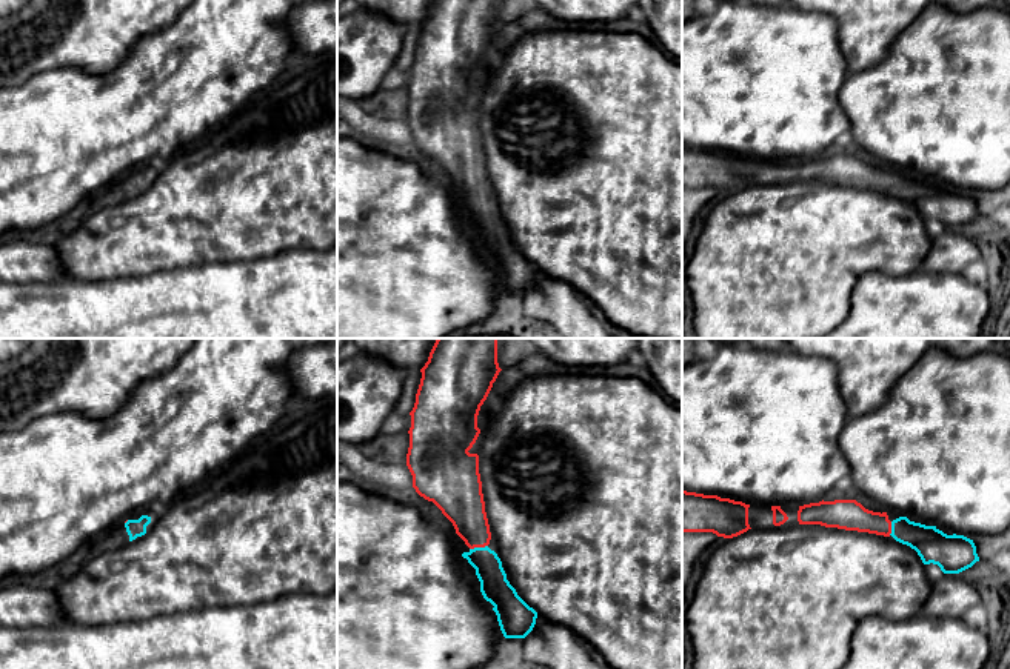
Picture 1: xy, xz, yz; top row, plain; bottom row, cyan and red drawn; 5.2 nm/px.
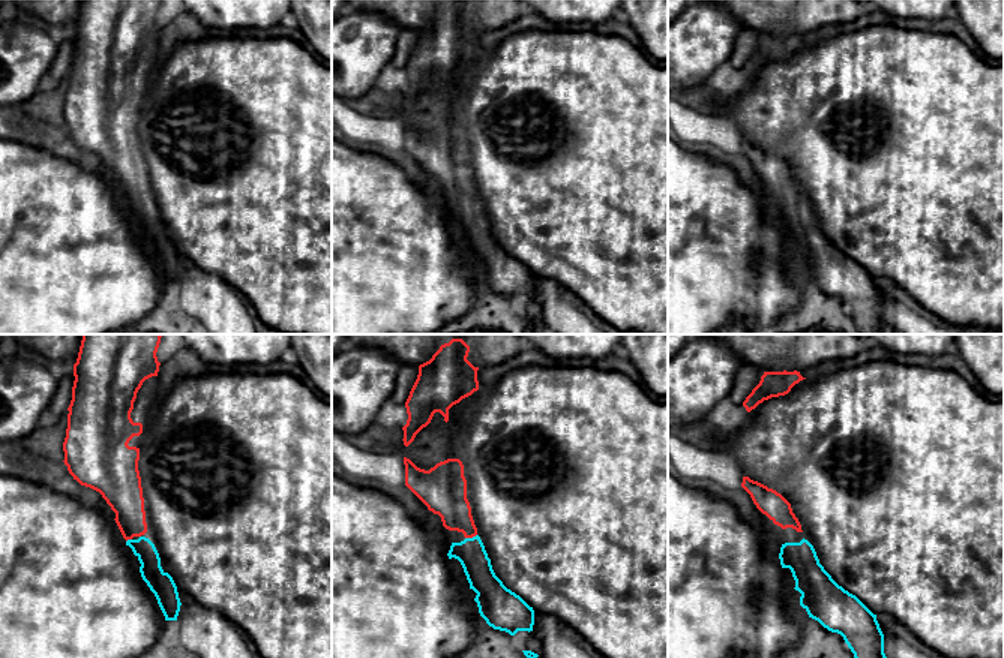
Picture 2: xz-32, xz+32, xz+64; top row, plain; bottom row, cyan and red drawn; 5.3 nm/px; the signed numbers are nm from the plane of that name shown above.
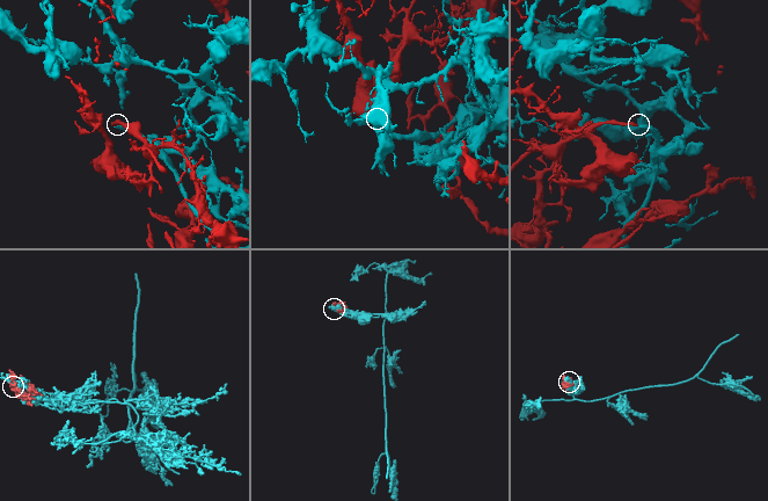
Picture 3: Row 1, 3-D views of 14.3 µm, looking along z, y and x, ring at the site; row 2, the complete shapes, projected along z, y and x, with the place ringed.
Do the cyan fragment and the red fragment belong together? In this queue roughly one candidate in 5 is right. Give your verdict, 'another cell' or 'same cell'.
same cell

